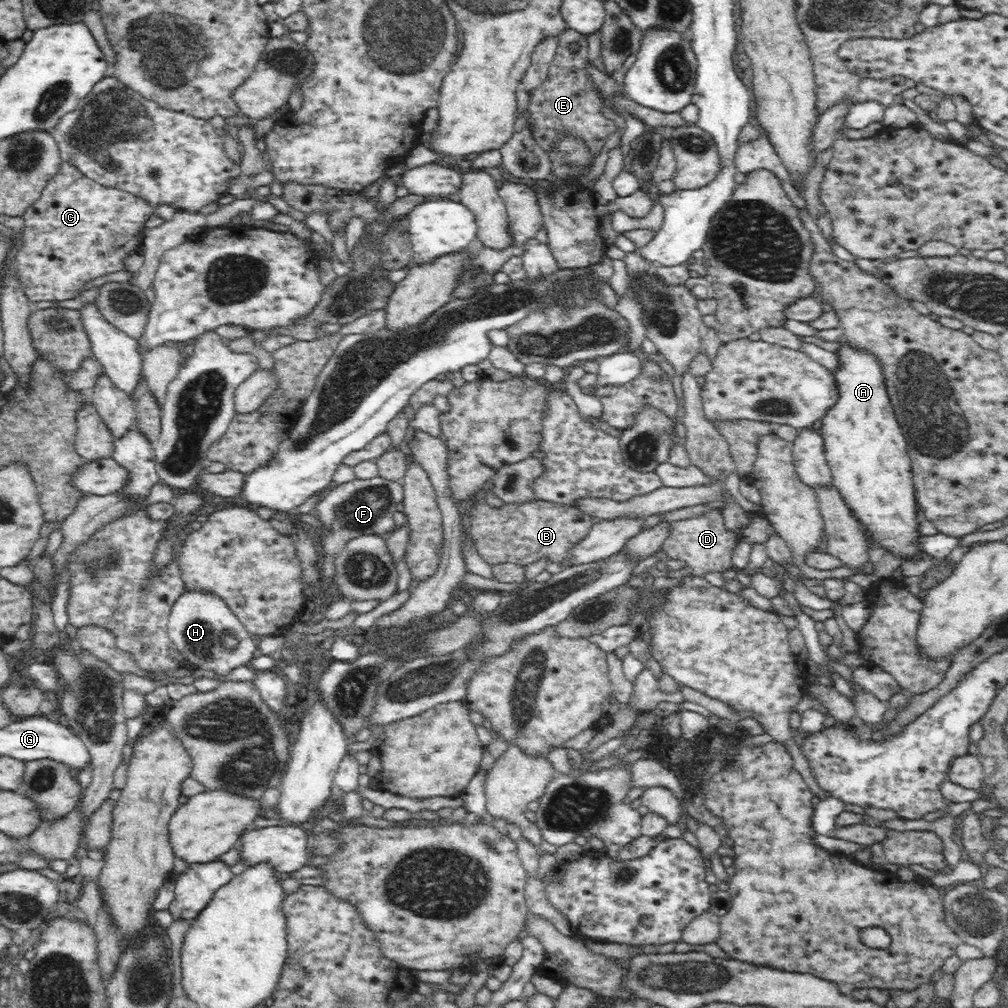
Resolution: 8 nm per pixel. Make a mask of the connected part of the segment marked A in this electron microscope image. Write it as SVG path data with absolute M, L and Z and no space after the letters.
M844 340L836 354L839 355L839 368L833 376L839 395L832 408L821 418L822 426L819 429L822 445L825 448L826 462L832 473L832 486L838 489L840 497L859 521L868 540L878 543L880 548L890 552L895 558L912 561L919 556L919 553L924 553L920 549L921 517L916 509L918 504L906 437L902 434L901 425L889 401L881 363L868 350L855 349Z

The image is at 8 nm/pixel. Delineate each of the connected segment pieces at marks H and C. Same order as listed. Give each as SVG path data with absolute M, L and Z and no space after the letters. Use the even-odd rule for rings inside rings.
M185 591L175 600L169 612L167 633L178 652L191 665L190 668L212 671L220 676L252 662L258 651L256 637L244 628L229 605L212 593Z
M62 162L60 169L46 184L40 198L31 204L23 214L25 227L22 242L18 244L15 256L15 269L25 294L32 302L53 300L62 302L76 298L80 288L102 274L124 270L122 260L128 252L140 248L126 248L126 244L140 244L143 237L144 222L154 213L152 205L143 197L122 189L100 185L98 182L83 176L73 164Z

